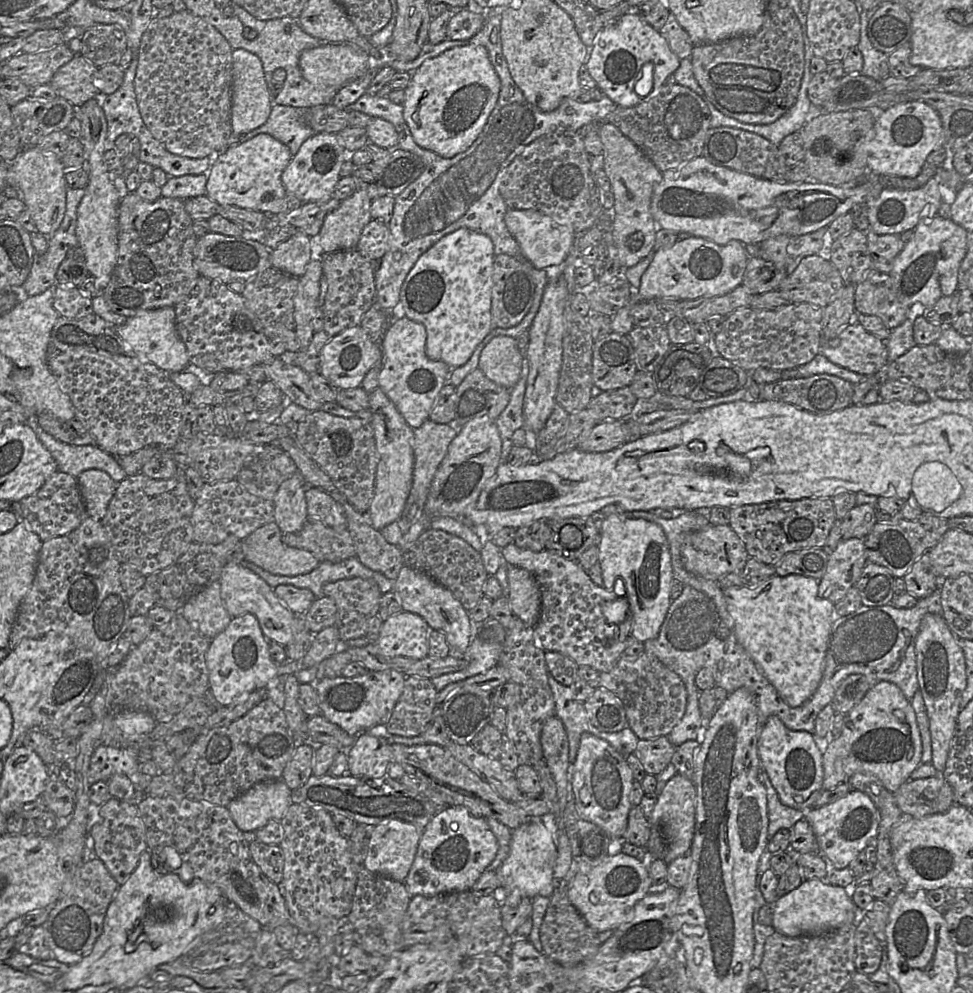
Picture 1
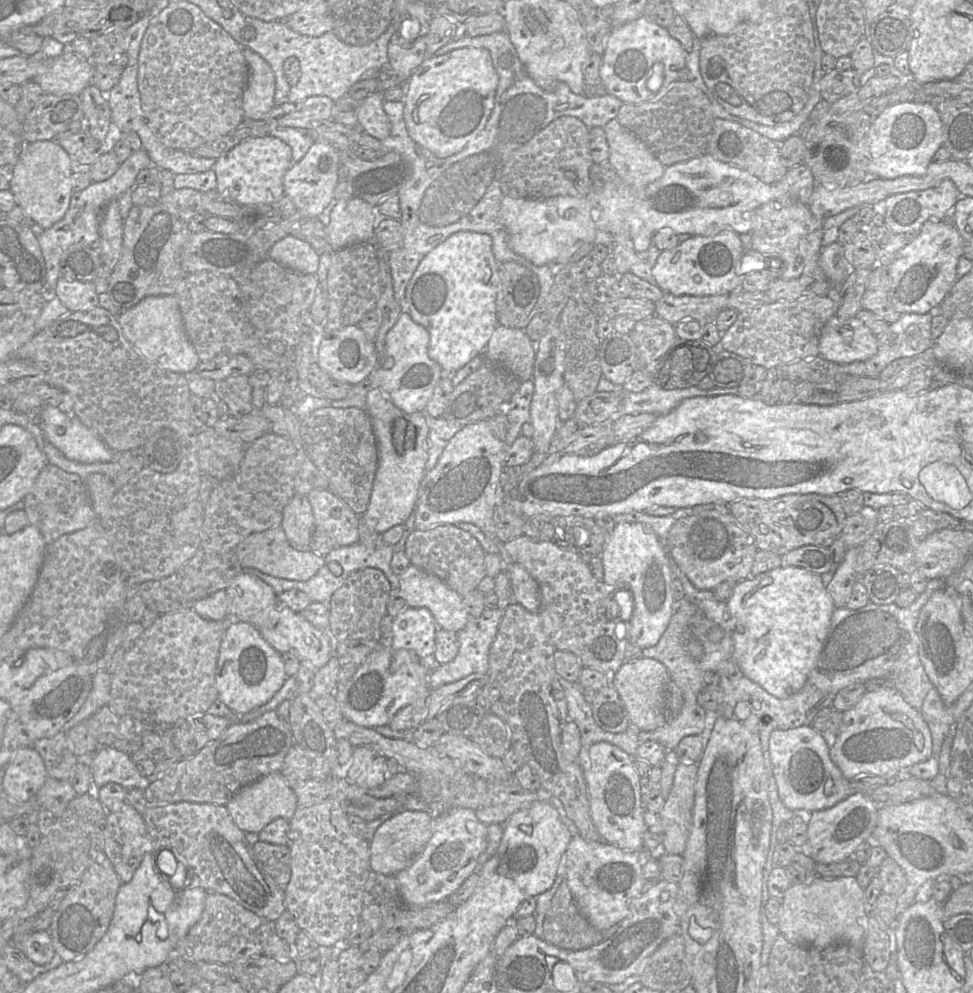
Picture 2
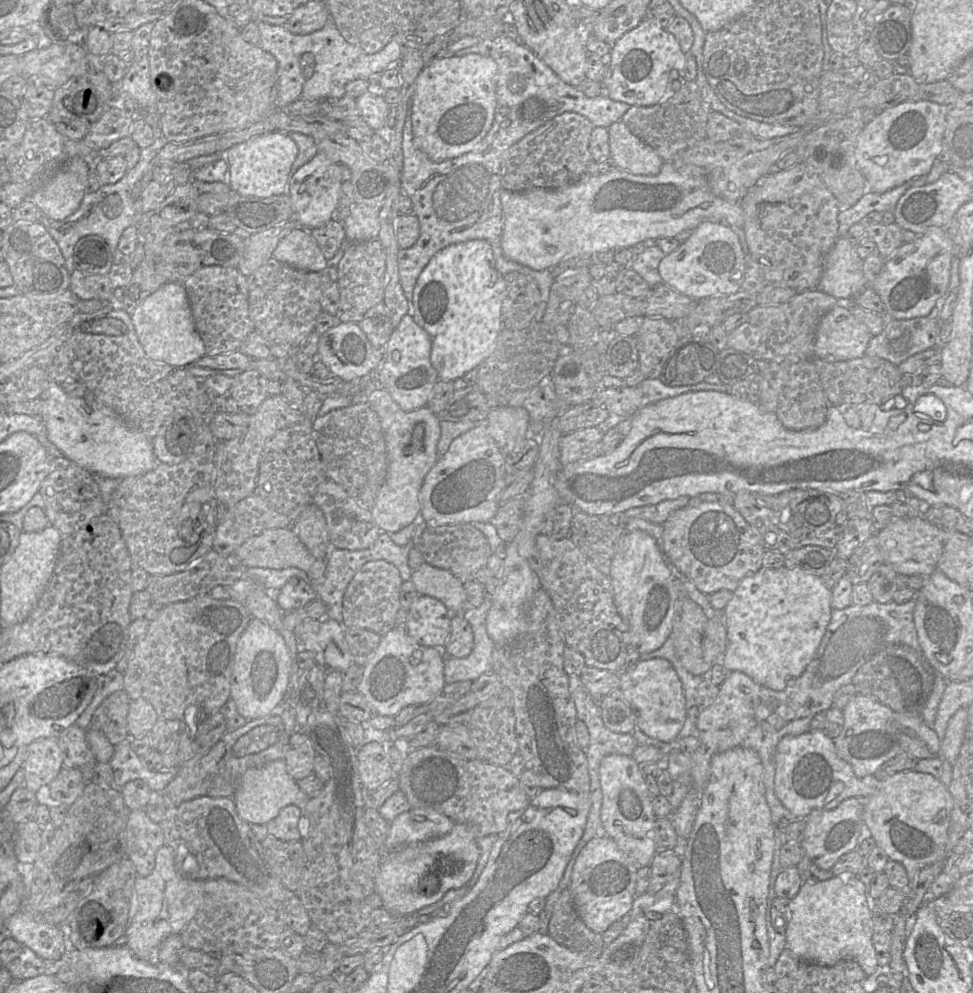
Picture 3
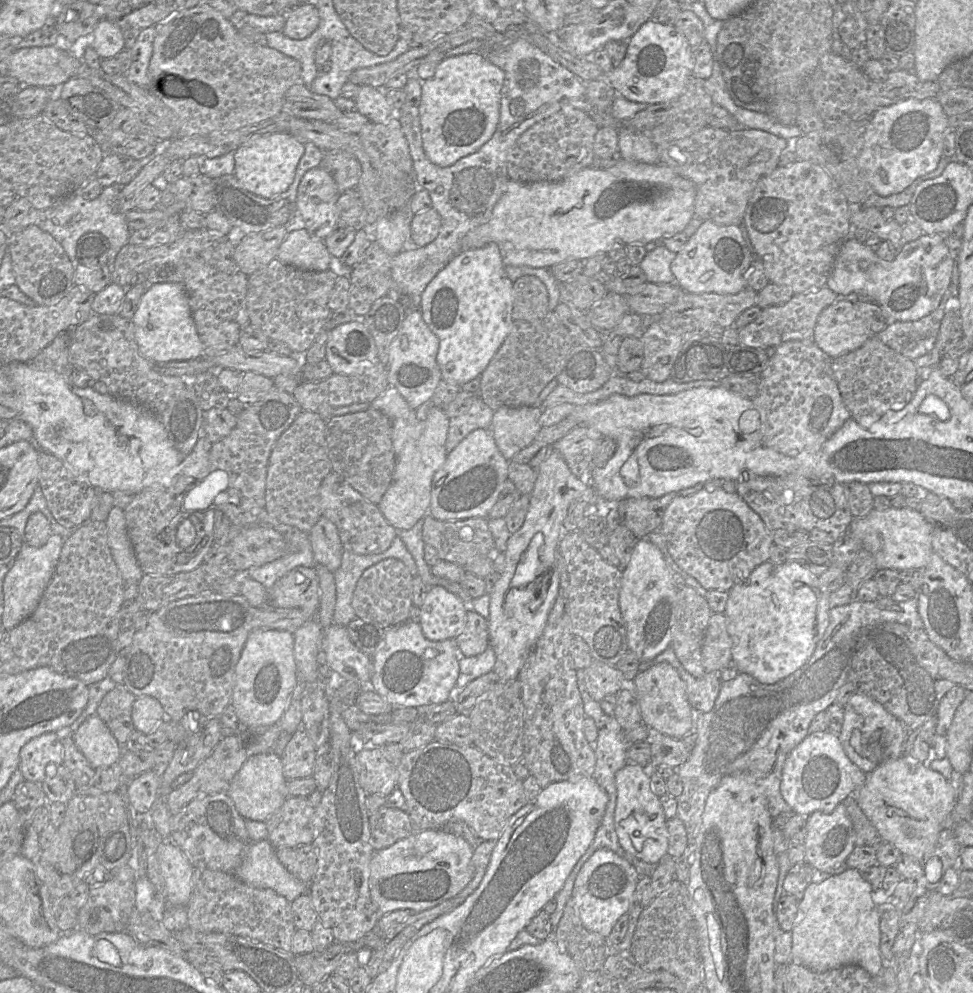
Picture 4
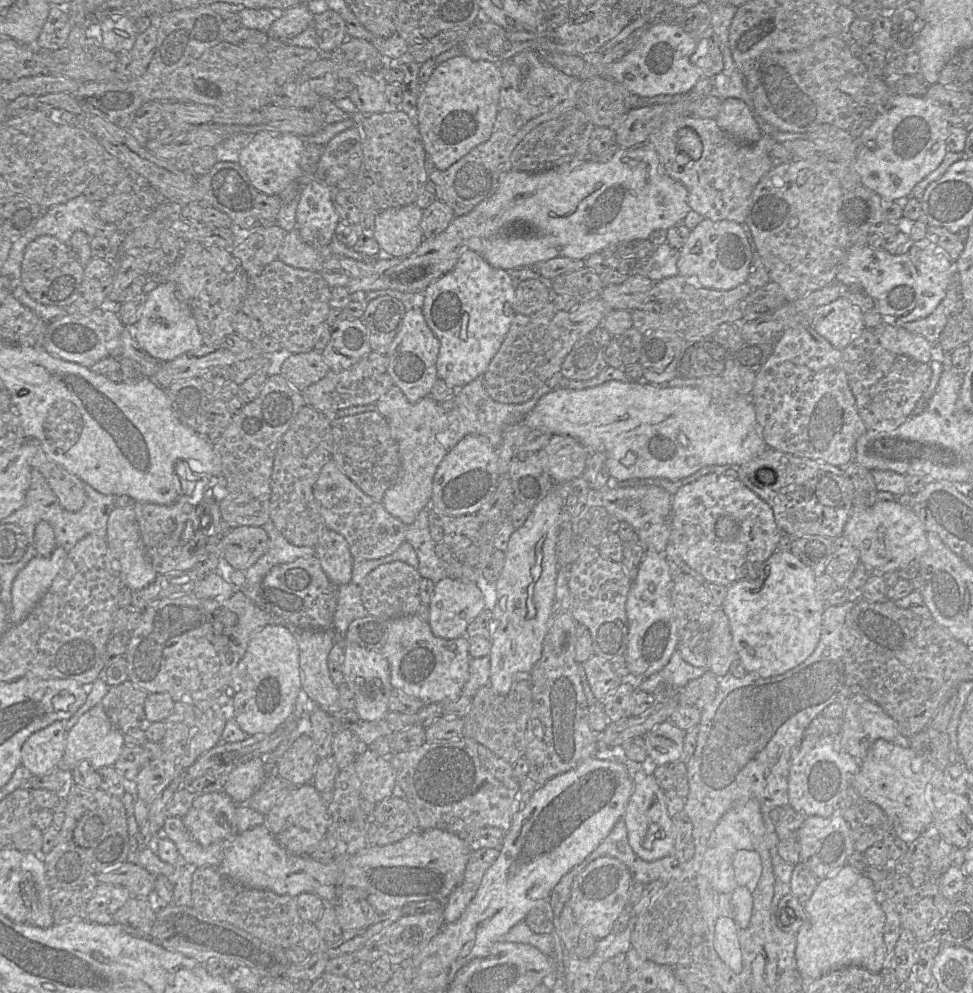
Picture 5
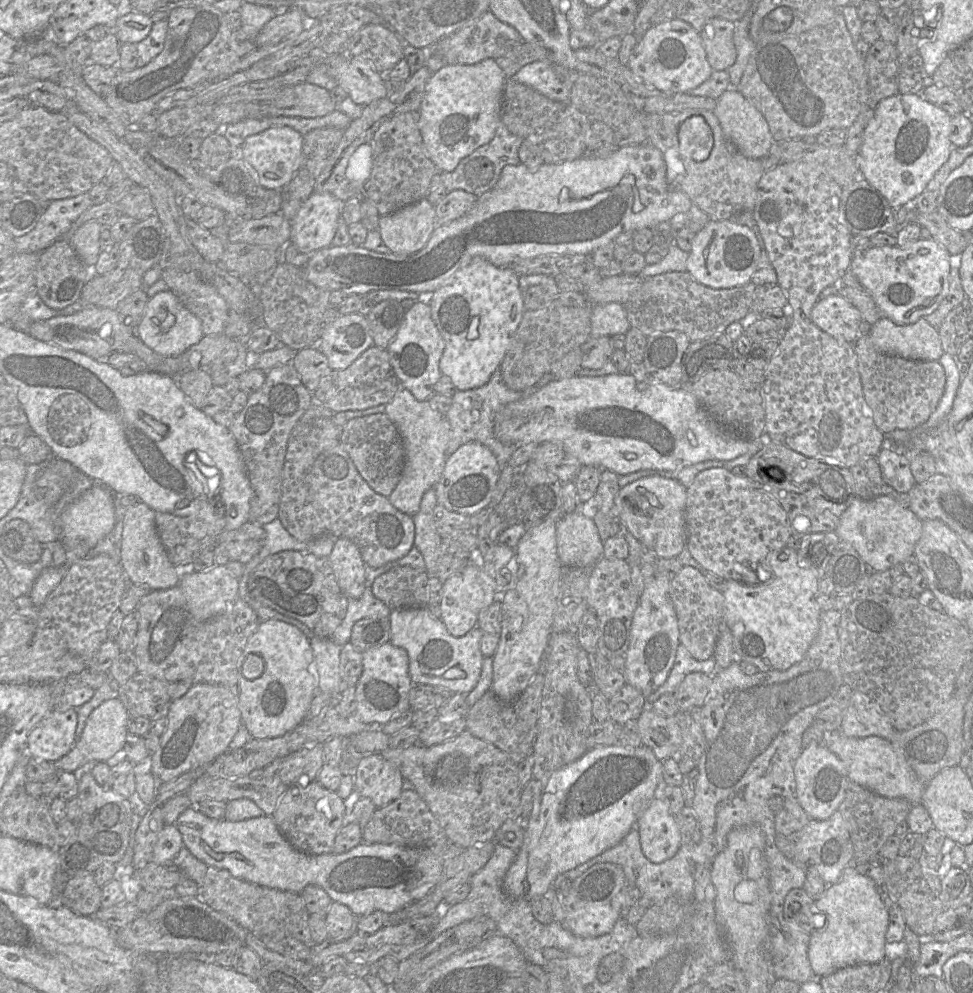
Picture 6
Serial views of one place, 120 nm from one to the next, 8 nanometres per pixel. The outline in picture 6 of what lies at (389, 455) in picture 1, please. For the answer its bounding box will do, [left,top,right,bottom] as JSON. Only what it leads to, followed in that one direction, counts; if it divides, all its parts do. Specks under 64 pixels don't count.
[384,387,450,517]

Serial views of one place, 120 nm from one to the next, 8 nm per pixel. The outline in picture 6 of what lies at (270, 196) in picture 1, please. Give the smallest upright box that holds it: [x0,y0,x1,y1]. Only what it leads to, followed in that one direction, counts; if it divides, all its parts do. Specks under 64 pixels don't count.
[238,127,304,190]

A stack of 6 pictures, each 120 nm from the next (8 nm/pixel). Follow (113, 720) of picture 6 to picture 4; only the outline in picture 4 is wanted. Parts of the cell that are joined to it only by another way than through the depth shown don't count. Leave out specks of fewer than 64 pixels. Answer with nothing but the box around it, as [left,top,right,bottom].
[72,714,123,769]

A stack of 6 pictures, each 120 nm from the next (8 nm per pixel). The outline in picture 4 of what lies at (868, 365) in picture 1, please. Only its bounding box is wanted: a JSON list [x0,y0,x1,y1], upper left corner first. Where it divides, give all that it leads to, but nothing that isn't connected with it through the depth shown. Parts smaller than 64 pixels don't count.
[814,299,871,359]

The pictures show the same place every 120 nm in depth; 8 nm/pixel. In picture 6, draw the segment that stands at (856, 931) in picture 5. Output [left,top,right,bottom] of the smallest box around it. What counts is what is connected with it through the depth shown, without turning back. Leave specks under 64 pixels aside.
[808,863,889,977]

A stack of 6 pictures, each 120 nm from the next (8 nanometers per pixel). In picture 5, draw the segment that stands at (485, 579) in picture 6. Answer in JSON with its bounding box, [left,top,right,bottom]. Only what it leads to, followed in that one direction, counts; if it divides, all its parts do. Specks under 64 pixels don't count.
[429,577,485,639]

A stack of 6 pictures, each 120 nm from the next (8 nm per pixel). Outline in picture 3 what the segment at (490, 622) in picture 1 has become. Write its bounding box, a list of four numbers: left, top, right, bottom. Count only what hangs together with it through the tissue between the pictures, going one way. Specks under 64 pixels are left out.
[444,599,496,684]

